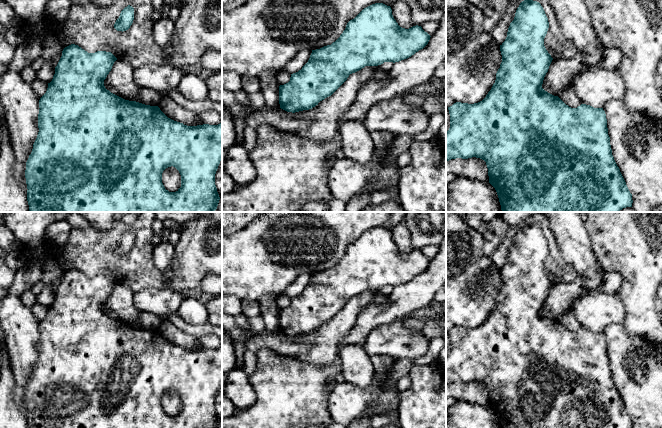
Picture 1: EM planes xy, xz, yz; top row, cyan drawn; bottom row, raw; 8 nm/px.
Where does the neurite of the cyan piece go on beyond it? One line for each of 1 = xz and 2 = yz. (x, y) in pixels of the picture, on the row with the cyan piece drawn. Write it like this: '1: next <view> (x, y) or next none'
1: next none
2: next none

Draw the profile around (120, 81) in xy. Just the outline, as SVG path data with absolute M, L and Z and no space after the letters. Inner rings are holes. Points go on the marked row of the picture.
M117 59L106 79L104 86L111 93L129 101L136 101L141 90L134 80L134 68L127 63Z

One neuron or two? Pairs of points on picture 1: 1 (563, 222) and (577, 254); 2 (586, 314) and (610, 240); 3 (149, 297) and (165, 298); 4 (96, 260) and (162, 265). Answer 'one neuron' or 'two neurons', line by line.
1: one neuron
2: two neurons
3: one neuron
4: two neurons

